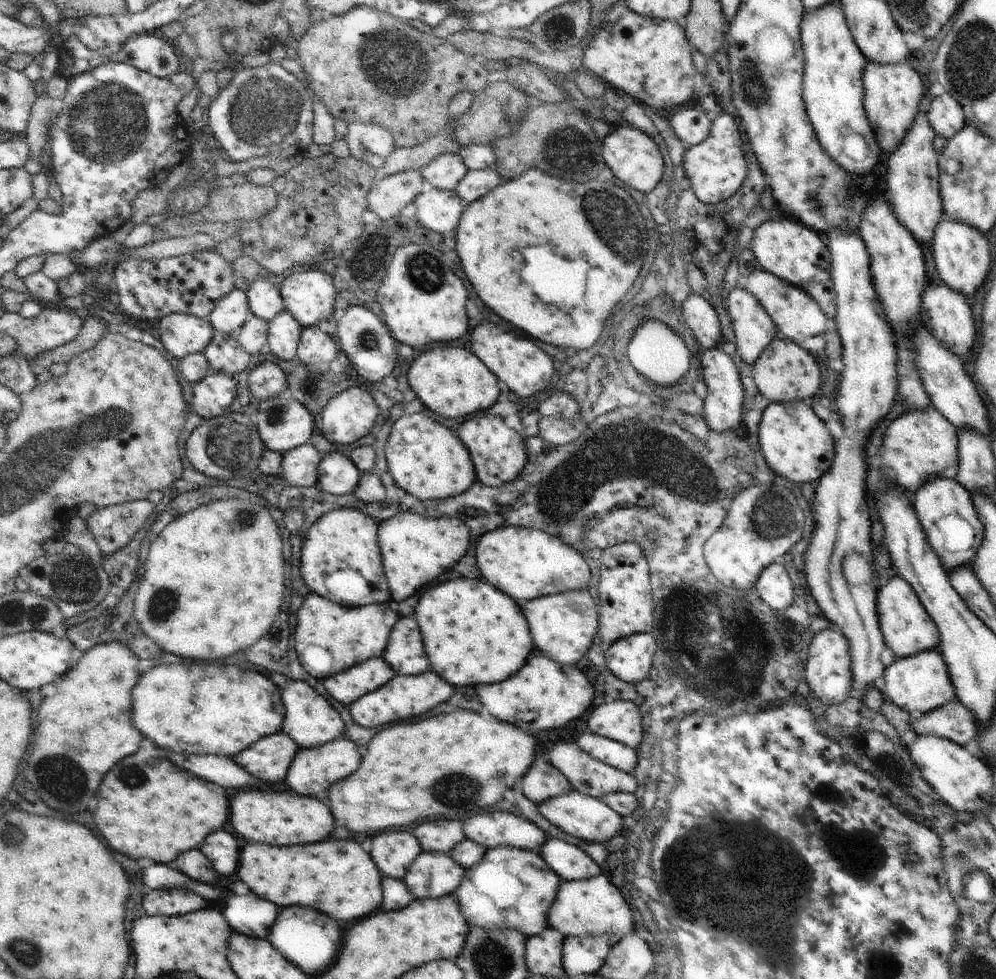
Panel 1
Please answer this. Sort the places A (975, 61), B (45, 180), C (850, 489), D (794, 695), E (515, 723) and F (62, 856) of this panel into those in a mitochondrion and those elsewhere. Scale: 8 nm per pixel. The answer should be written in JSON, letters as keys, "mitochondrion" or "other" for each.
{"A":"mitochondrion","B":"other","C":"other","D":"other","E":"other","F":"other"}

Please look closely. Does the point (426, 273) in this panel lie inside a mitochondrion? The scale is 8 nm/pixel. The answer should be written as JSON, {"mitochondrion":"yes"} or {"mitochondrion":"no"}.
{"mitochondrion":"yes"}

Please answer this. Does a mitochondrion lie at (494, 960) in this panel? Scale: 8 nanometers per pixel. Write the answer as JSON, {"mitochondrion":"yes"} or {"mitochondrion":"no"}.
{"mitochondrion":"yes"}

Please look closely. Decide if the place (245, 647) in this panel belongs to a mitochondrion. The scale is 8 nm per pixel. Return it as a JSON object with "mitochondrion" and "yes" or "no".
{"mitochondrion":"no"}

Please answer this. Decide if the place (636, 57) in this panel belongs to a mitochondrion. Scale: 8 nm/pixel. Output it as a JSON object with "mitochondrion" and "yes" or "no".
{"mitochondrion":"no"}

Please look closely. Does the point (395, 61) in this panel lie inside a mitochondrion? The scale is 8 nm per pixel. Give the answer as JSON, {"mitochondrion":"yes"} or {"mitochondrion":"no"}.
{"mitochondrion":"yes"}

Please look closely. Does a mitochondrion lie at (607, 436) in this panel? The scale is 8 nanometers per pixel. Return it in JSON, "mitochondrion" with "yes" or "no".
{"mitochondrion":"yes"}

